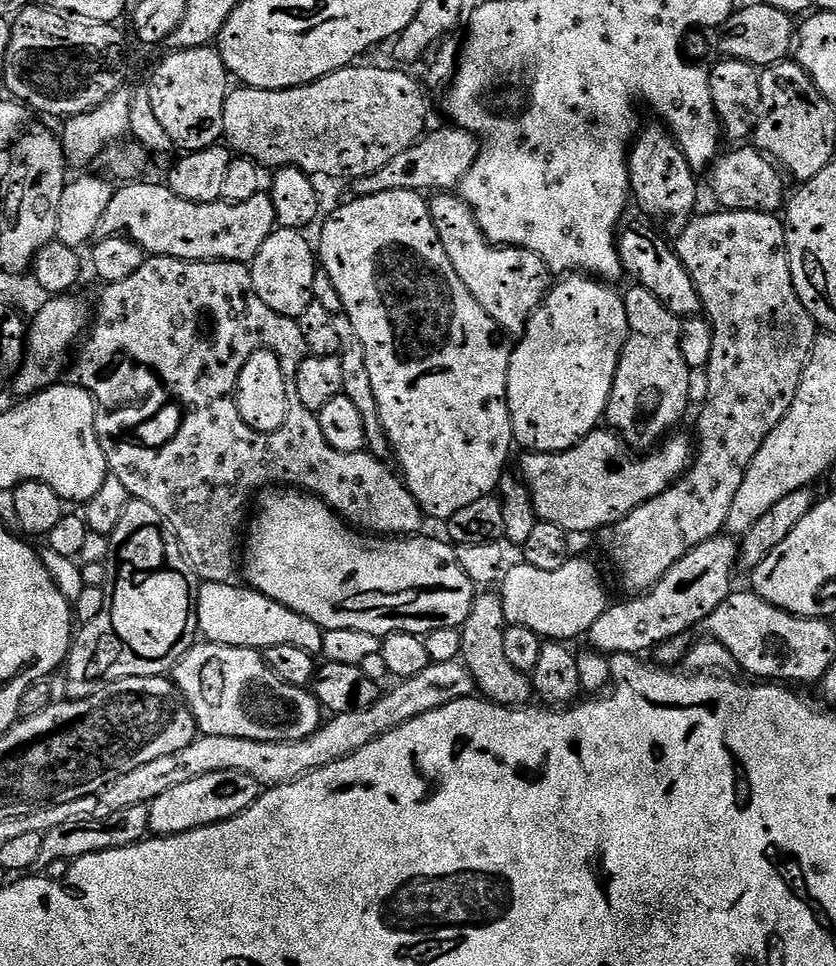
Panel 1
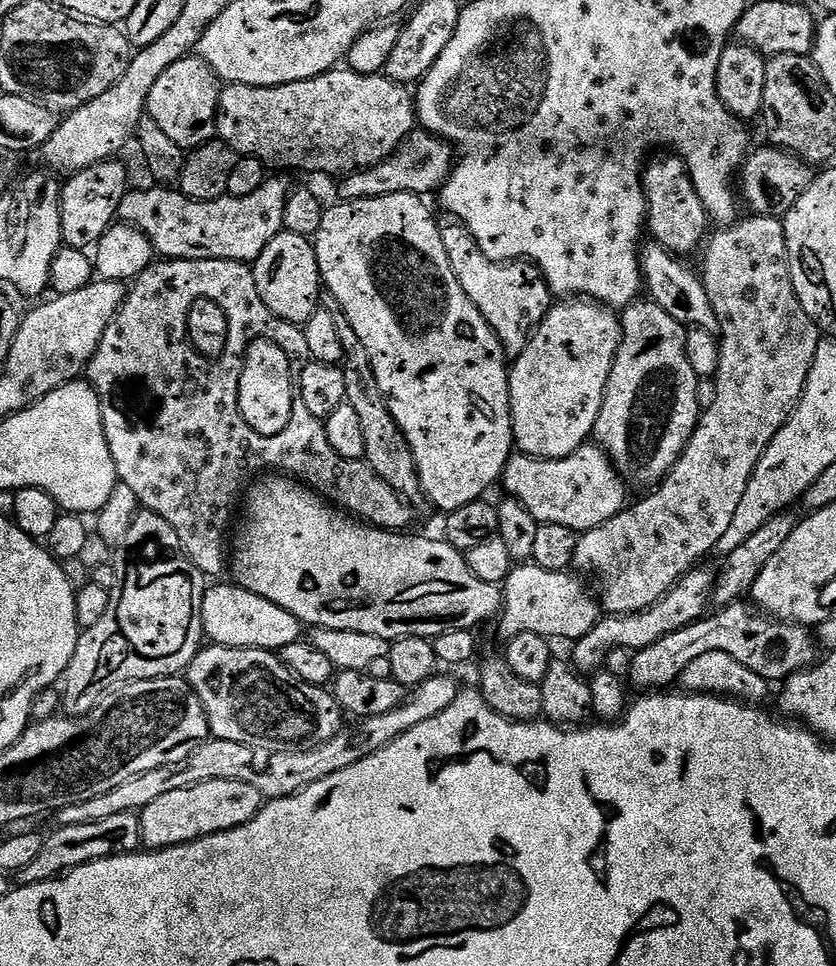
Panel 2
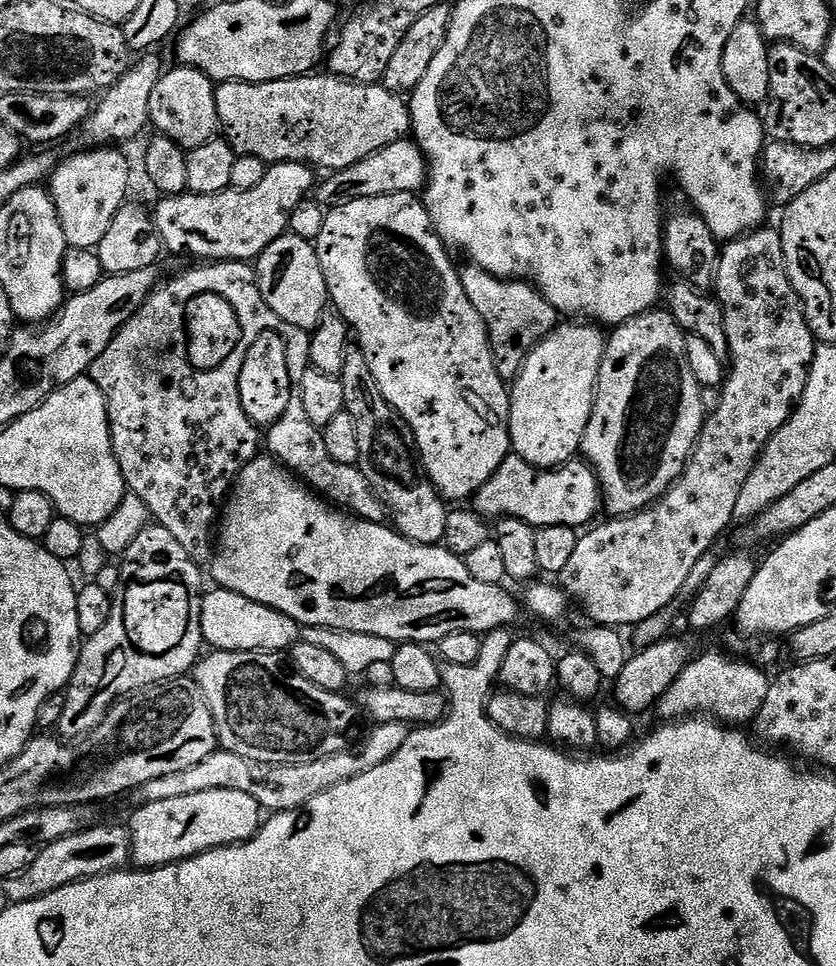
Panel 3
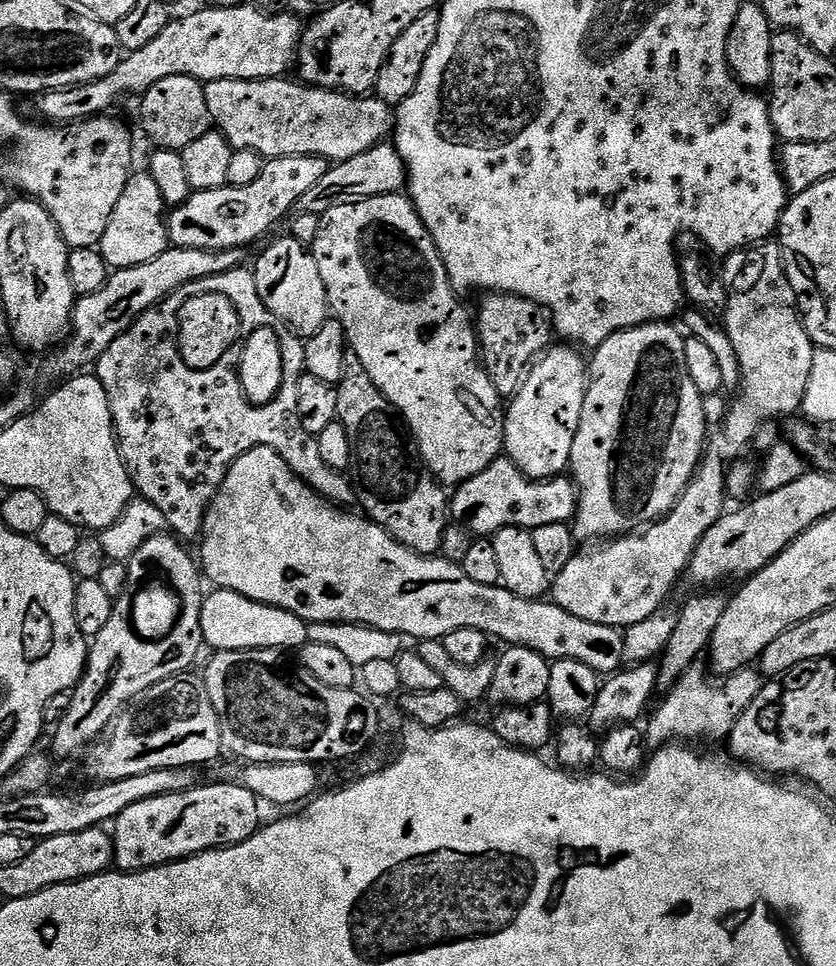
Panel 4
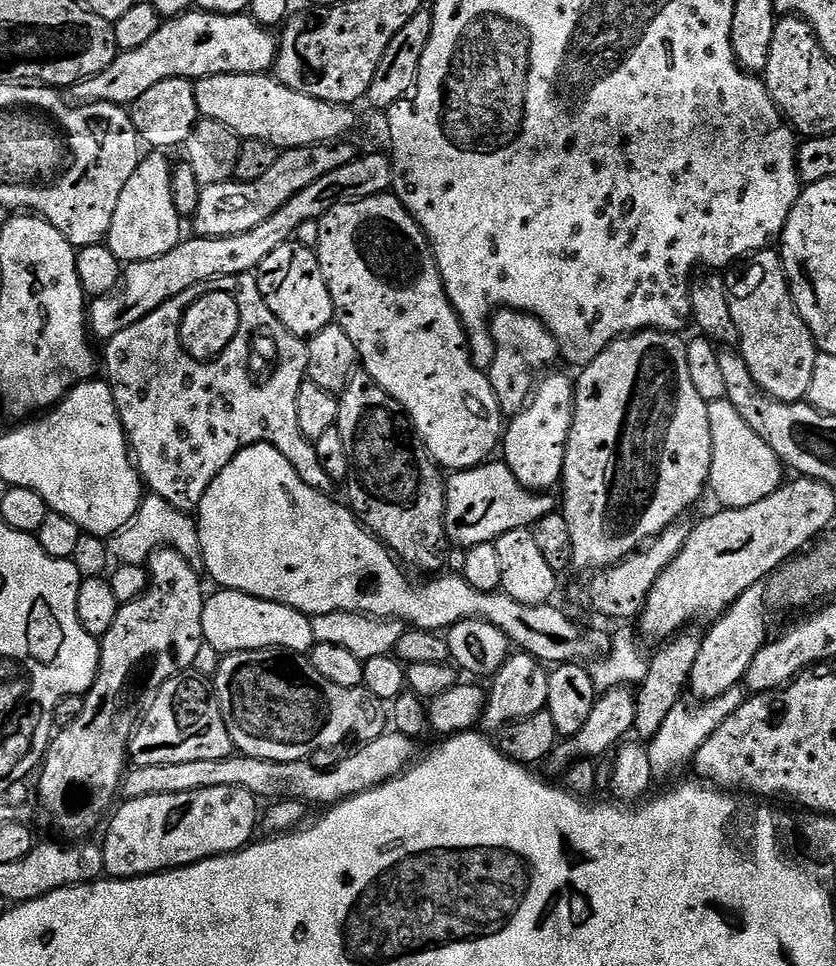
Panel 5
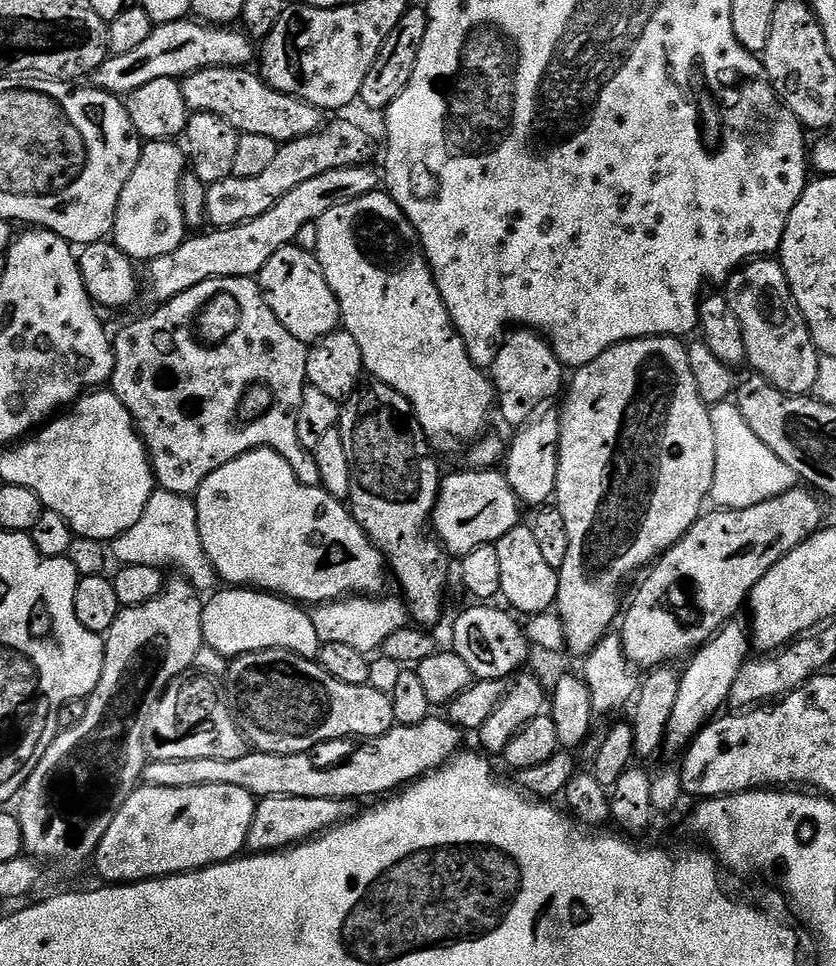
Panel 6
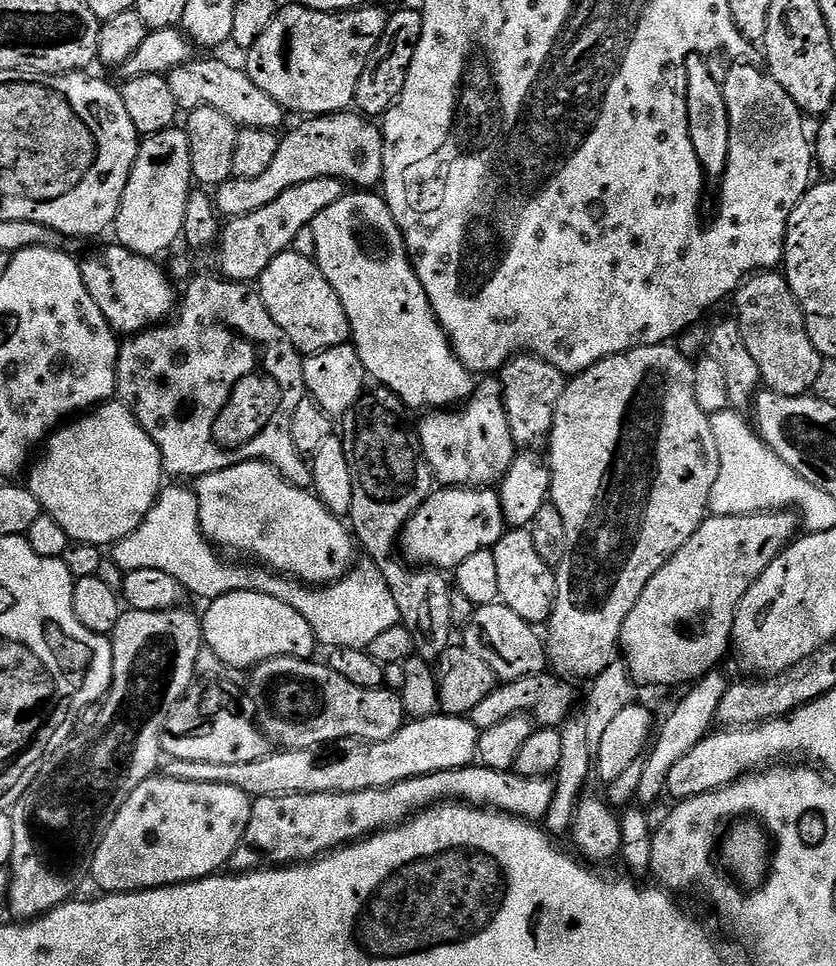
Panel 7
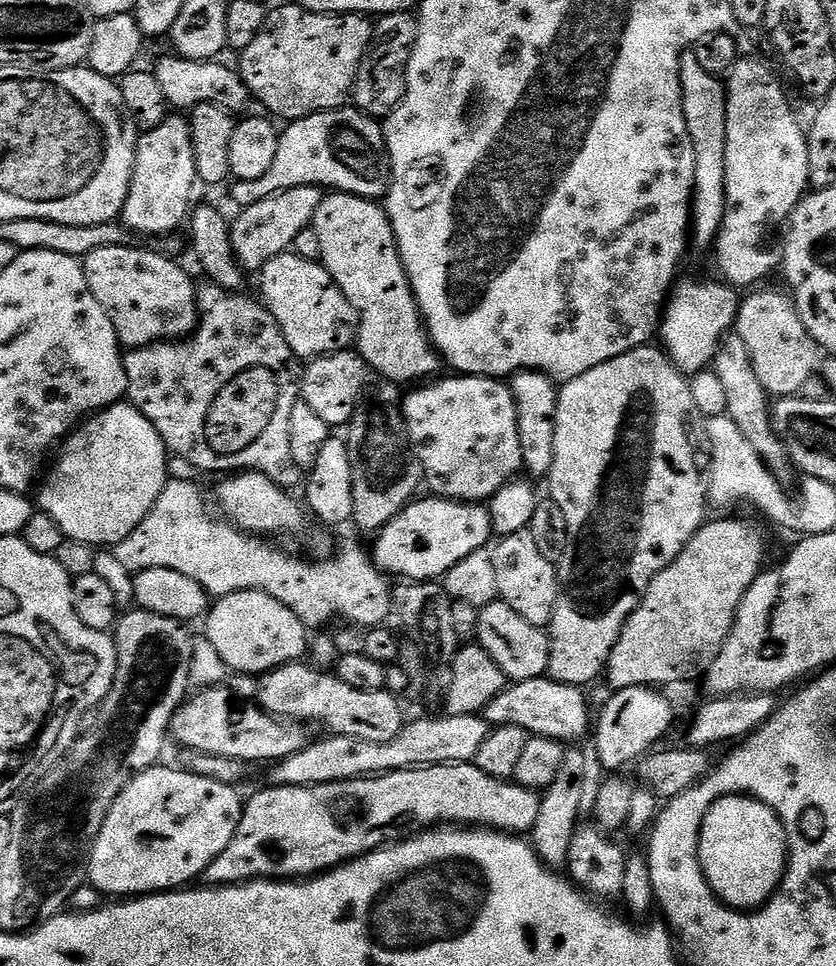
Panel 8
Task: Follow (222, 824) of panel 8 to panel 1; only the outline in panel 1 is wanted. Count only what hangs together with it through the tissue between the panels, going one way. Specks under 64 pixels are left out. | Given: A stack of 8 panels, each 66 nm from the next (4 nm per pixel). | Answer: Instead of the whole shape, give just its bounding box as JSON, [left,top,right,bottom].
[148,770,261,837]

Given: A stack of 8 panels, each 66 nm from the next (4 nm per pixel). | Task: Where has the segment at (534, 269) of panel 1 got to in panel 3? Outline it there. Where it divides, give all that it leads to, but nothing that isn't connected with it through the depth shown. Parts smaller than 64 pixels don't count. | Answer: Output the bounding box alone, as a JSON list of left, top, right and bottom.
[459,267,558,382]

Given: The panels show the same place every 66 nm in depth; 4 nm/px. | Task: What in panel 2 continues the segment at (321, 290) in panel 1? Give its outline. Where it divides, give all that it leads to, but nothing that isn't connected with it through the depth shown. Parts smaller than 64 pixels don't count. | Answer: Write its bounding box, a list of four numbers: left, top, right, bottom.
[320,290,422,502]

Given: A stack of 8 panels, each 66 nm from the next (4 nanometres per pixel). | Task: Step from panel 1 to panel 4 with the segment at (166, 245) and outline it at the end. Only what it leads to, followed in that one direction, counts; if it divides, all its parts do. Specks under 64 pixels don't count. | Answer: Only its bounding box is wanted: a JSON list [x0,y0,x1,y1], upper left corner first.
[167,156,329,252]

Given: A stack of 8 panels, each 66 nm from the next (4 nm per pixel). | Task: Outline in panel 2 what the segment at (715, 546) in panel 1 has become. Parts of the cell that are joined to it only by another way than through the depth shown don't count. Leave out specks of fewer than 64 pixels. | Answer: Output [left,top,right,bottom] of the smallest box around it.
[570,566,716,674]

